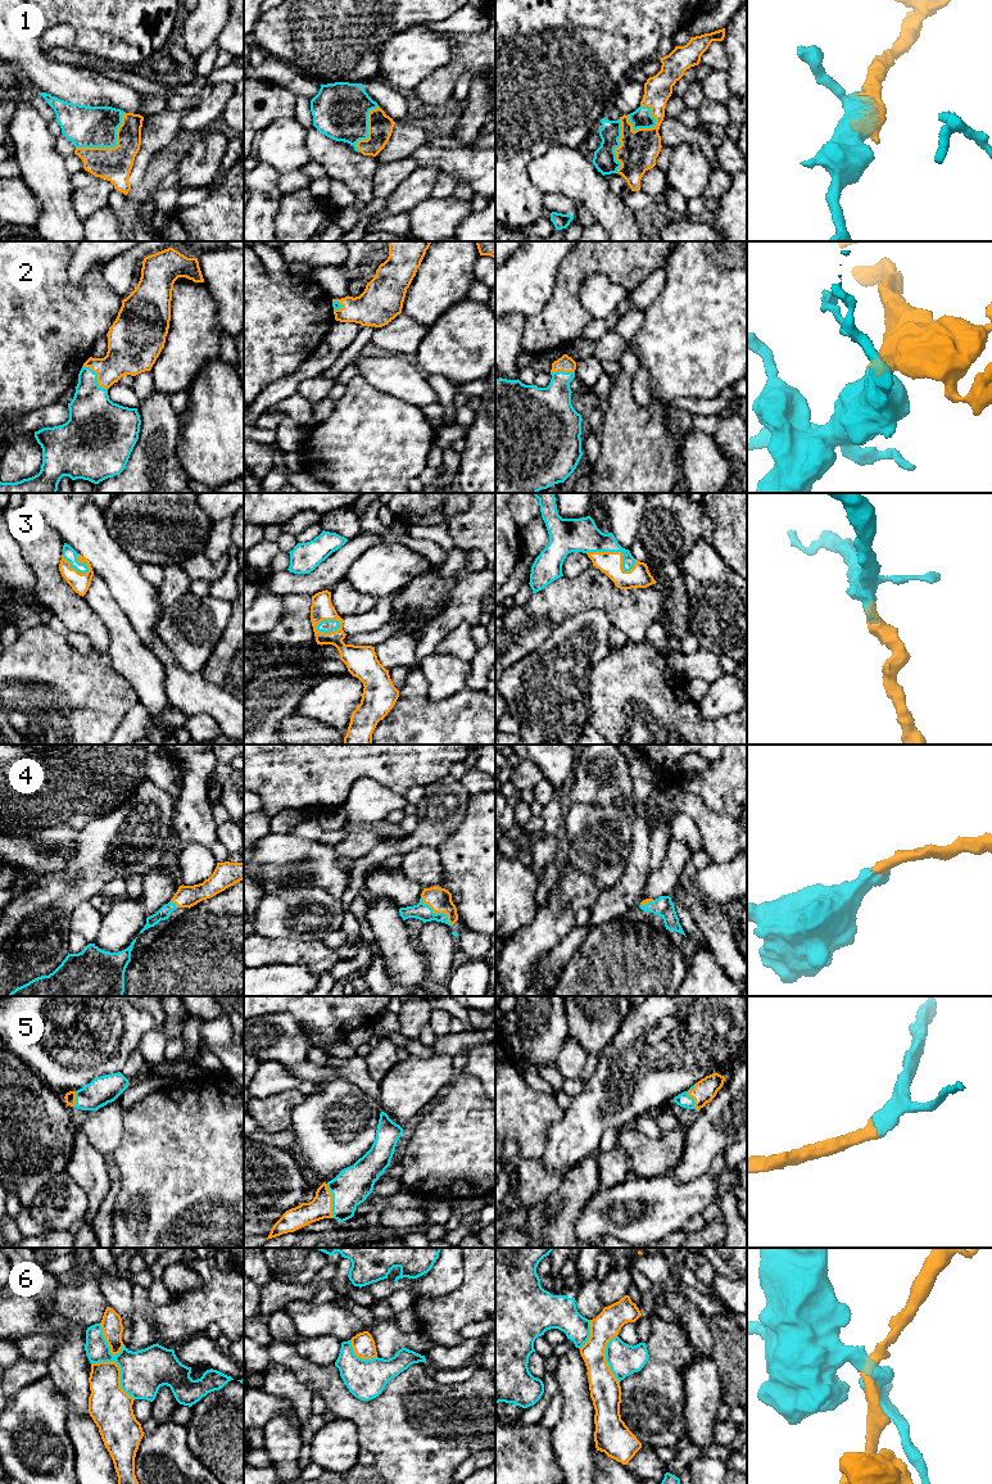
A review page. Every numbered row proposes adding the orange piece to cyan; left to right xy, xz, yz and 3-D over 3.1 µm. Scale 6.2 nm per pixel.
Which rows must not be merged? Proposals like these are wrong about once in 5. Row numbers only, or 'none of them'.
6

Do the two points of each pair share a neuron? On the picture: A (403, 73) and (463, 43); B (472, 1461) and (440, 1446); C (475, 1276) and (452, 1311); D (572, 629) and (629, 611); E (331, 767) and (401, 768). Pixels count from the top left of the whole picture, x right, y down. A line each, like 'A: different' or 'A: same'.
A: different
B: different
C: same
D: different
E: same

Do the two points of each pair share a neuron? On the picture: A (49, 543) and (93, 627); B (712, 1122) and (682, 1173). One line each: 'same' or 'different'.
A: same
B: same

